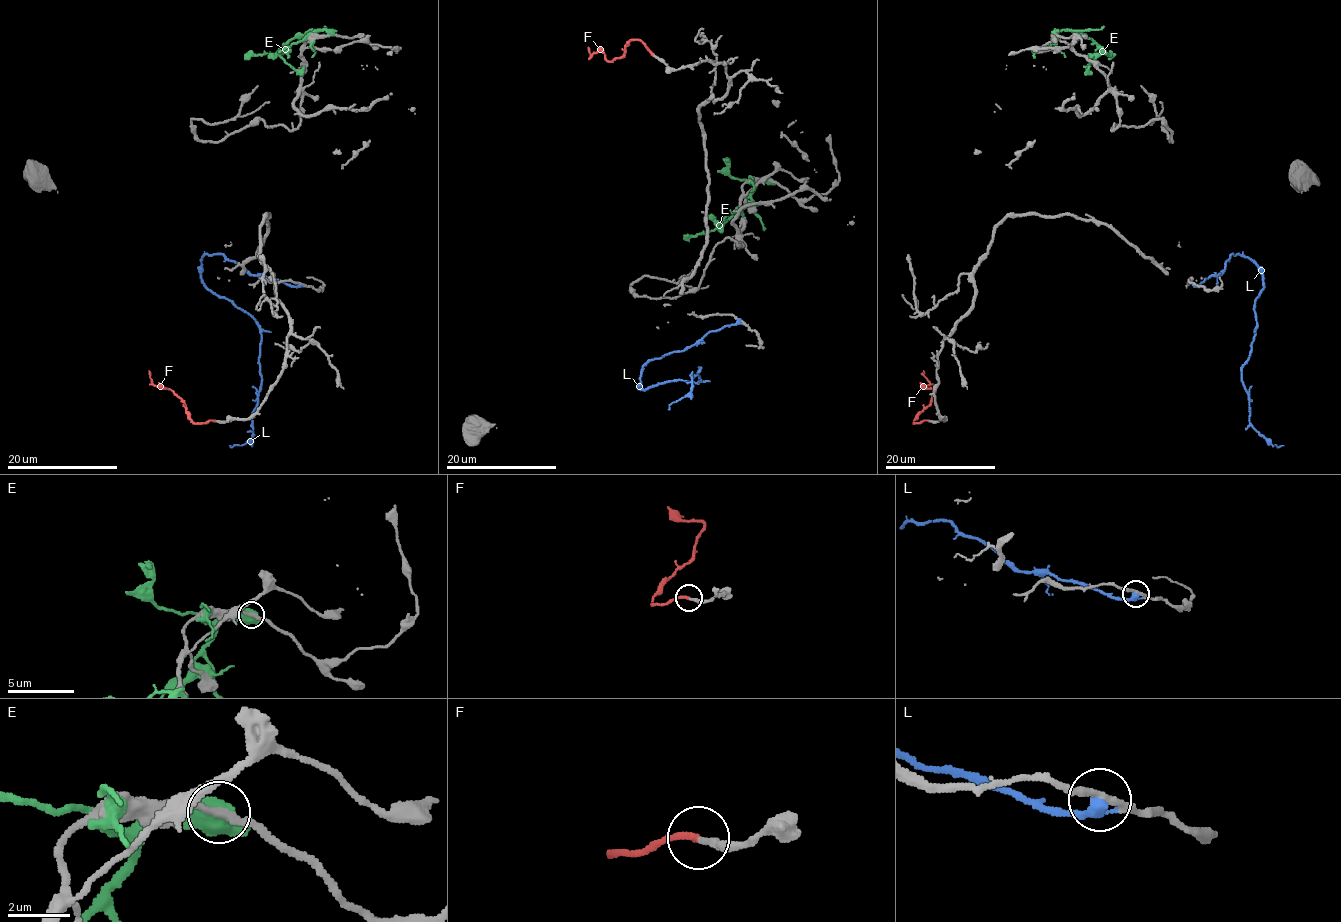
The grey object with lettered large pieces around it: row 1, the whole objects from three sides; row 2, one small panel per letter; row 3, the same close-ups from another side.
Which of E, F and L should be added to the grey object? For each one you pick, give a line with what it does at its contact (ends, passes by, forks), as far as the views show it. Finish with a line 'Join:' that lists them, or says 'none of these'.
F: It ends there
Join: F

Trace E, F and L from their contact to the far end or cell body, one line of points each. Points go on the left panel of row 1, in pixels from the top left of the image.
E: (330, 34), (321, 30), (297, 34), (278, 54), (294, 69), (300, 70), (304, 66)
F: (214, 421), (195, 423), (173, 392), (155, 386), (149, 371)
L: (300, 284), (253, 275), (221, 255), (202, 257), (202, 282), (242, 309), (261, 339), (253, 436), (231, 446)

